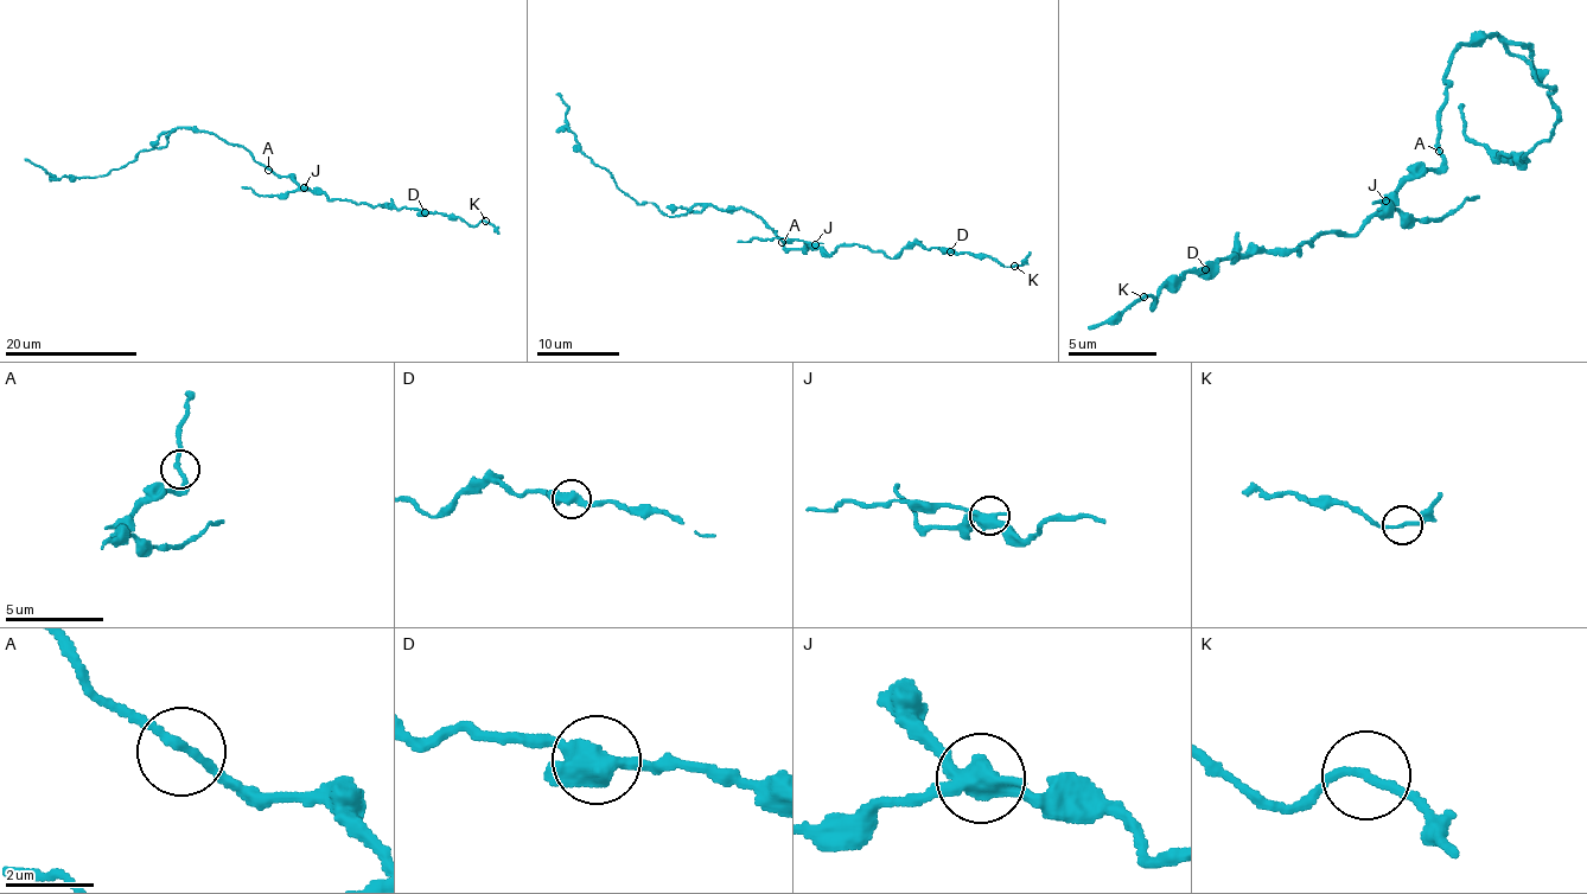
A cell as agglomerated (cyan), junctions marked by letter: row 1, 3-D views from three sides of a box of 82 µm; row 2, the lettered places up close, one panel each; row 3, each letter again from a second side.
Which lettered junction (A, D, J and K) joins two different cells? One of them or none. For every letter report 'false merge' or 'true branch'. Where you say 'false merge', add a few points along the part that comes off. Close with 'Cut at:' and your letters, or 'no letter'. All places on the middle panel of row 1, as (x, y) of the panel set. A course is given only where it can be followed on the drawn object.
A: true branch
D: true branch
J: false merge | (815, 243), (738, 240)
K: true branch
Cut at: J

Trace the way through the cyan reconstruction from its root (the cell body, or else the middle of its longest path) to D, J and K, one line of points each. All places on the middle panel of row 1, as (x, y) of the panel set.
D: (783, 240), (785, 249), (817, 246), (829, 254), (848, 244), (864, 244), (891, 257), (915, 244), (950, 251)
J: (783, 240), (785, 249), (805, 249), (815, 243)
K: (783, 240), (785, 249), (817, 246), (829, 254), (837, 247), (864, 244), (891, 257), (922, 244), (1014, 264)

